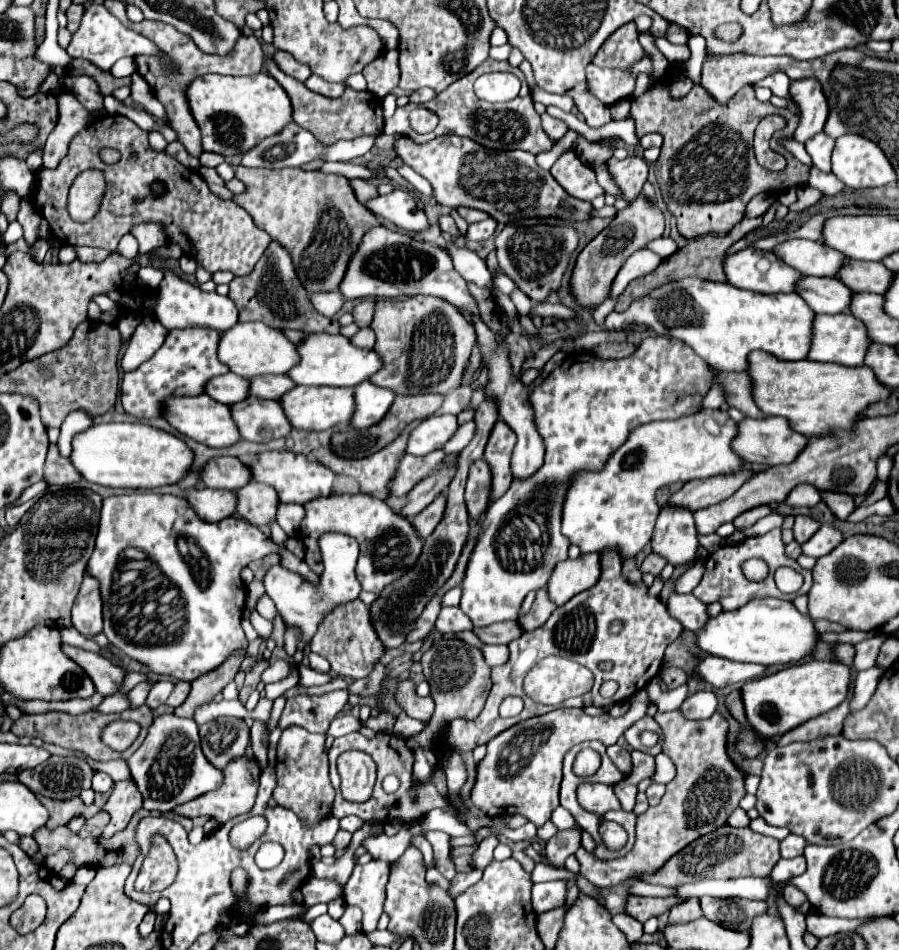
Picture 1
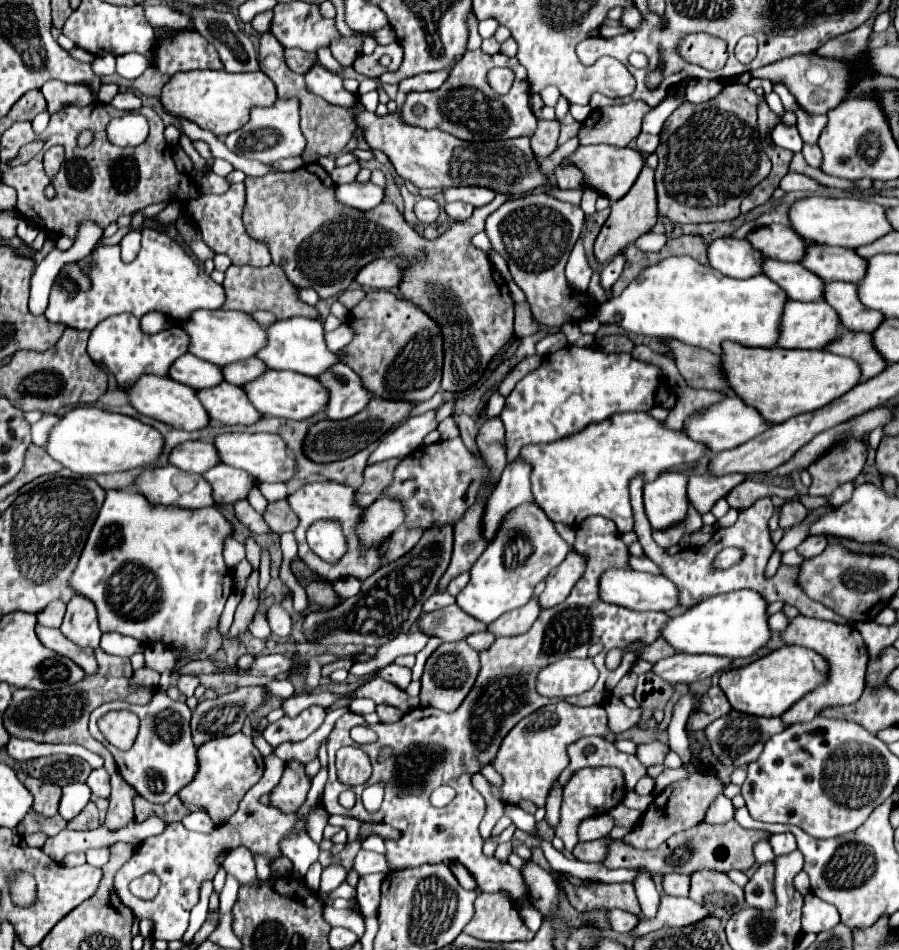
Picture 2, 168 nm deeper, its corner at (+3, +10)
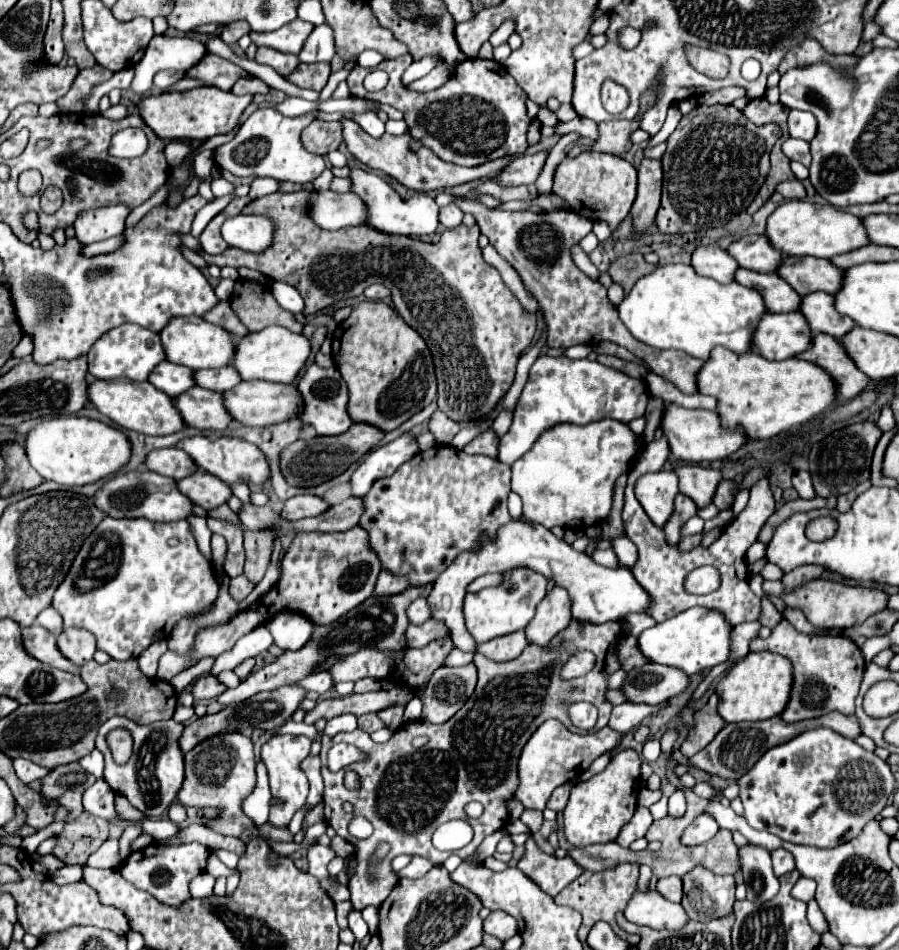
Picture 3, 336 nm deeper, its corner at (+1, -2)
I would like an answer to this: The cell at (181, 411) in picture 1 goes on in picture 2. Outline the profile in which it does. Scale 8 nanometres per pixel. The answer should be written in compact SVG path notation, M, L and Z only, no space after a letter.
M143 374L133 384L123 388L129 396L129 404L143 416L149 416L153 420L159 420L163 424L169 424L173 428L181 430L199 430L203 424L209 424L209 416L205 408L199 404L199 398L195 396L195 390L183 384L177 384L169 376L153 376Z

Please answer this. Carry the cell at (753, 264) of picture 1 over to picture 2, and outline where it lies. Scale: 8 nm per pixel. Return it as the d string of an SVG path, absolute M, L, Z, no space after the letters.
M731 236L715 238L707 246L709 266L719 270L731 278L749 278L759 274L759 264L763 264L763 256L757 254L745 240L737 240Z

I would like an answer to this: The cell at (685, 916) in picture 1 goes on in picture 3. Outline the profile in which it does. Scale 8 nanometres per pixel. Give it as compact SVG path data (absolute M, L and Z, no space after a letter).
M677 876L661 878L661 880L657 882L657 892L659 892L663 898L671 900L671 902L681 902L681 898L683 898L683 882L681 882L681 878L677 878Z

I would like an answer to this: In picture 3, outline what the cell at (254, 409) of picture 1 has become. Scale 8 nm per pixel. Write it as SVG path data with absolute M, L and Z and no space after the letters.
M197 386L177 396L175 404L185 424L197 430L225 430L235 424L229 412L225 412L223 394L219 392L211 392Z

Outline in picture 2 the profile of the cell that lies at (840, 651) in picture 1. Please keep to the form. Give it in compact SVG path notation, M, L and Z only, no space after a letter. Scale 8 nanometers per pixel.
M799 614L781 632L781 638L787 644L799 644L799 646L815 650L829 664L827 680L823 684L819 684L813 692L805 694L801 700L797 700L797 704L791 706L787 712L783 712L781 720L787 726L797 724L797 722L809 722L827 706L853 704L855 700L861 698L863 688L865 688L865 668L869 662L869 654L867 654L867 648L865 648L863 638L857 628L847 626L847 624L835 624L835 622L825 622L825 620L817 620L817 618L807 618L807 616Z

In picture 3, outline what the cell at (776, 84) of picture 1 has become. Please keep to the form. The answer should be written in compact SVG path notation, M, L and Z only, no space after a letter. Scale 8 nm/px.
M791 110L787 124L789 124L789 134L793 138L801 138L805 142L811 142L813 136L817 134L817 120L811 112Z

